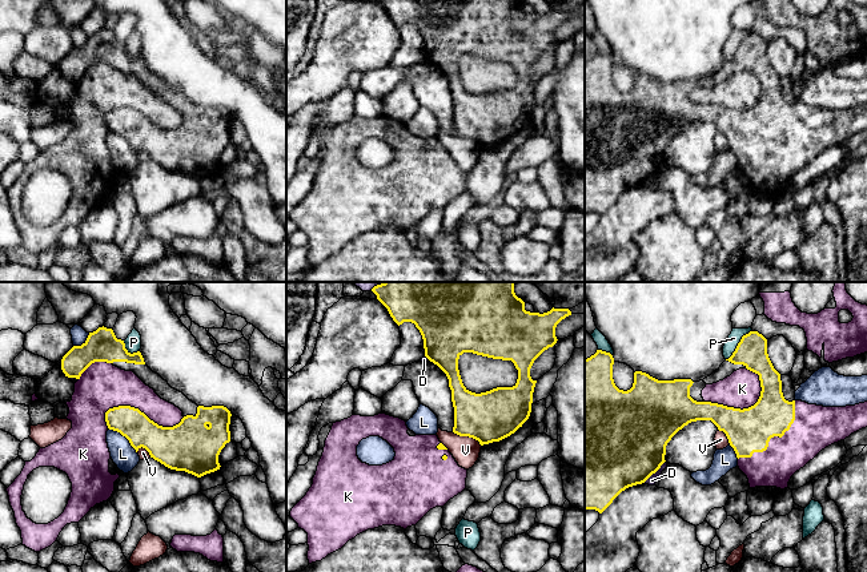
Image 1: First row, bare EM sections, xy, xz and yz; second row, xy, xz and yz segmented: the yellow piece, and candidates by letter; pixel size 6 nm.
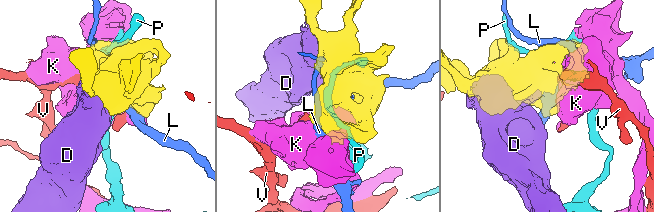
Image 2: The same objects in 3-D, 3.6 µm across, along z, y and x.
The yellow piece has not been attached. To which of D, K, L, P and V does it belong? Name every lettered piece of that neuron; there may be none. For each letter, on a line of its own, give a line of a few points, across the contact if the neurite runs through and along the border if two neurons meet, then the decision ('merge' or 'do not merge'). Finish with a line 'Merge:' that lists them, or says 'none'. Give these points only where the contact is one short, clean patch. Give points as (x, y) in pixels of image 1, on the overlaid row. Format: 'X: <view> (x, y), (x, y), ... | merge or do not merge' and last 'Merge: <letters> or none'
D: do not merge
K: merge
L: do not merge
P: do not merge
V: do not merge
Merge: K

